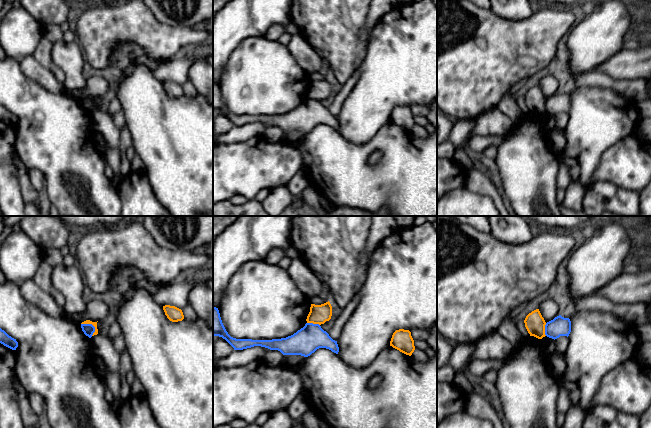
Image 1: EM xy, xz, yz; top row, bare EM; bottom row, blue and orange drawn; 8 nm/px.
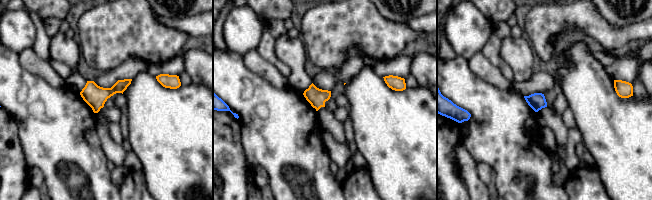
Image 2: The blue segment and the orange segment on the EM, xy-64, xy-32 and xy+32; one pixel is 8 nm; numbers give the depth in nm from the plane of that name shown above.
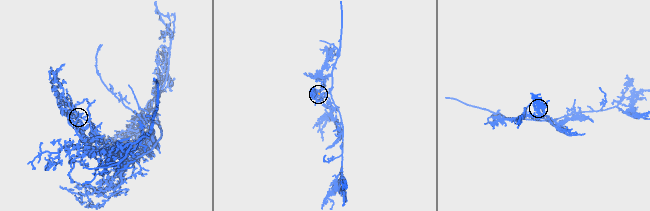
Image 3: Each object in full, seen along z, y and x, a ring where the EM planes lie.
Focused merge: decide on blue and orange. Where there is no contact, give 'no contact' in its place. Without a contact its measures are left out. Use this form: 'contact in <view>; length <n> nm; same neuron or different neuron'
contact in xy; length 140 nm; different neuron

